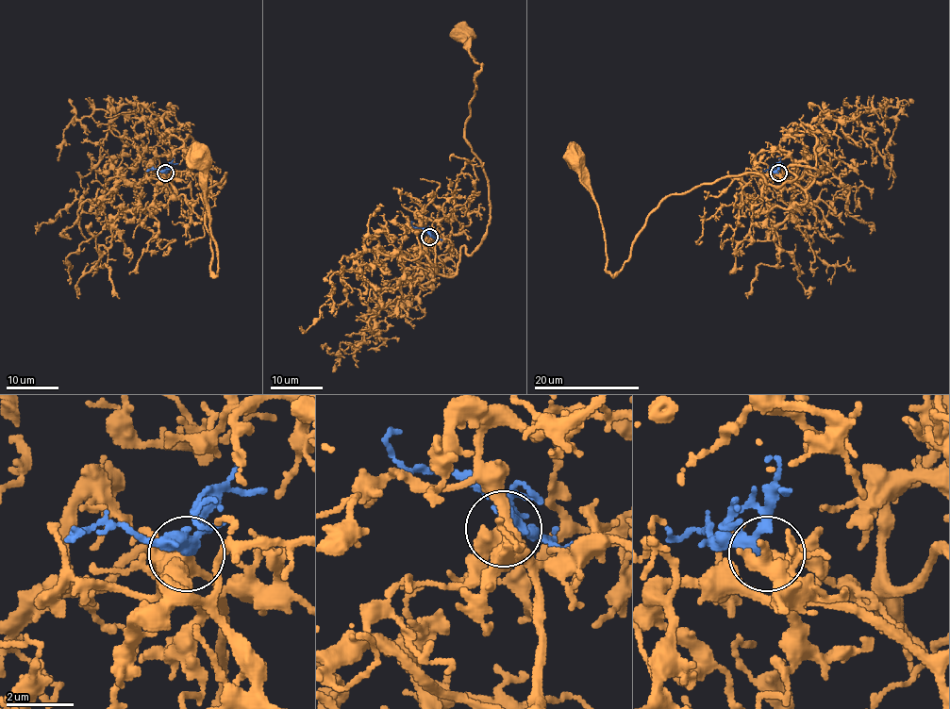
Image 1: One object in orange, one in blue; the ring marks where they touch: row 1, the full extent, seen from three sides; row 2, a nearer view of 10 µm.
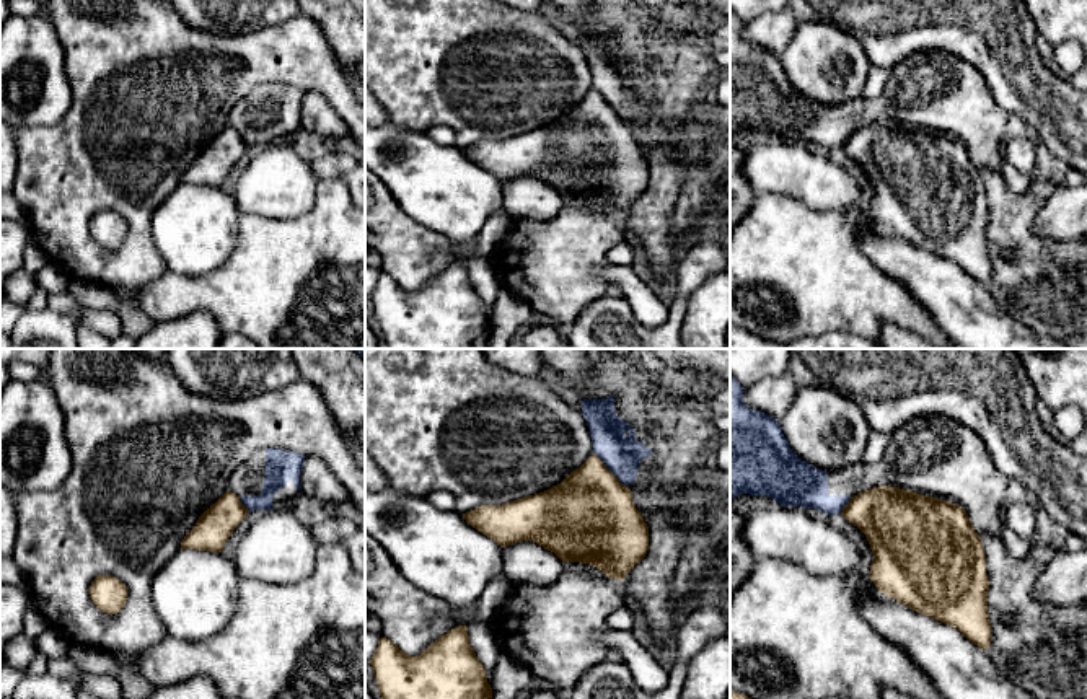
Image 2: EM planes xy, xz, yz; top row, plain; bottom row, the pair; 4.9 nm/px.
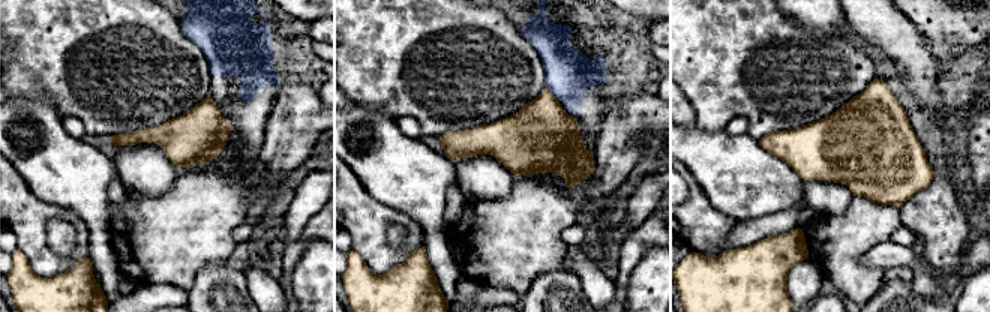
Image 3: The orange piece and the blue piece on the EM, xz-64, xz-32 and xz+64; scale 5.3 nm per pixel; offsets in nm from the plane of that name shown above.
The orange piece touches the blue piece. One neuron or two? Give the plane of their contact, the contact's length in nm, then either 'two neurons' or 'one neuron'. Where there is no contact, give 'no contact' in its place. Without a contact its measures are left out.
xz | 240 nm | two neurons

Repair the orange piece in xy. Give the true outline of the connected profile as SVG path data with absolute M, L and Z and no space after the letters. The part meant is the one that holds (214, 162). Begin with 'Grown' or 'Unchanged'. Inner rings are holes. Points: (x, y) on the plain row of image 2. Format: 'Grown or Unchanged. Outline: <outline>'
Unchanged. Outline: M227 125L199 152L196 161L184 171L179 184L222 187L230 169L248 147L240 132Z

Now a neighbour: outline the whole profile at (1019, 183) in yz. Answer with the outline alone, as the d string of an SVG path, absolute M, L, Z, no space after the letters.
M1006 147L1001 150L1002 156L1002 176L1010 187L1010 191L1017 196L1023 196L1030 191L1032 178L1025 176L1019 169L1012 168L1006 156Z

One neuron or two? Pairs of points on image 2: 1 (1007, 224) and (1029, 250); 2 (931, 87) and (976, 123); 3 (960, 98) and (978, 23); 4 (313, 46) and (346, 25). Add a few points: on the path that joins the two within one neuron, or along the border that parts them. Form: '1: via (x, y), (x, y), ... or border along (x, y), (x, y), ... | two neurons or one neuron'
1: via (1011, 230), (1022, 243) | one neuron
2: via (942, 95), (952, 98), (965, 111) | one neuron
3: border along (932, 49), (952, 52), (970, 62), (991, 95) | two neurons
4: border along (308, 17), (318, 25), (344, 72) | two neurons

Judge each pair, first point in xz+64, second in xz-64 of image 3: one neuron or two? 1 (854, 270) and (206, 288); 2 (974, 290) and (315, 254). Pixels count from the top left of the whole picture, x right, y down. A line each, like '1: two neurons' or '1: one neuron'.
1: two neurons
2: one neuron

